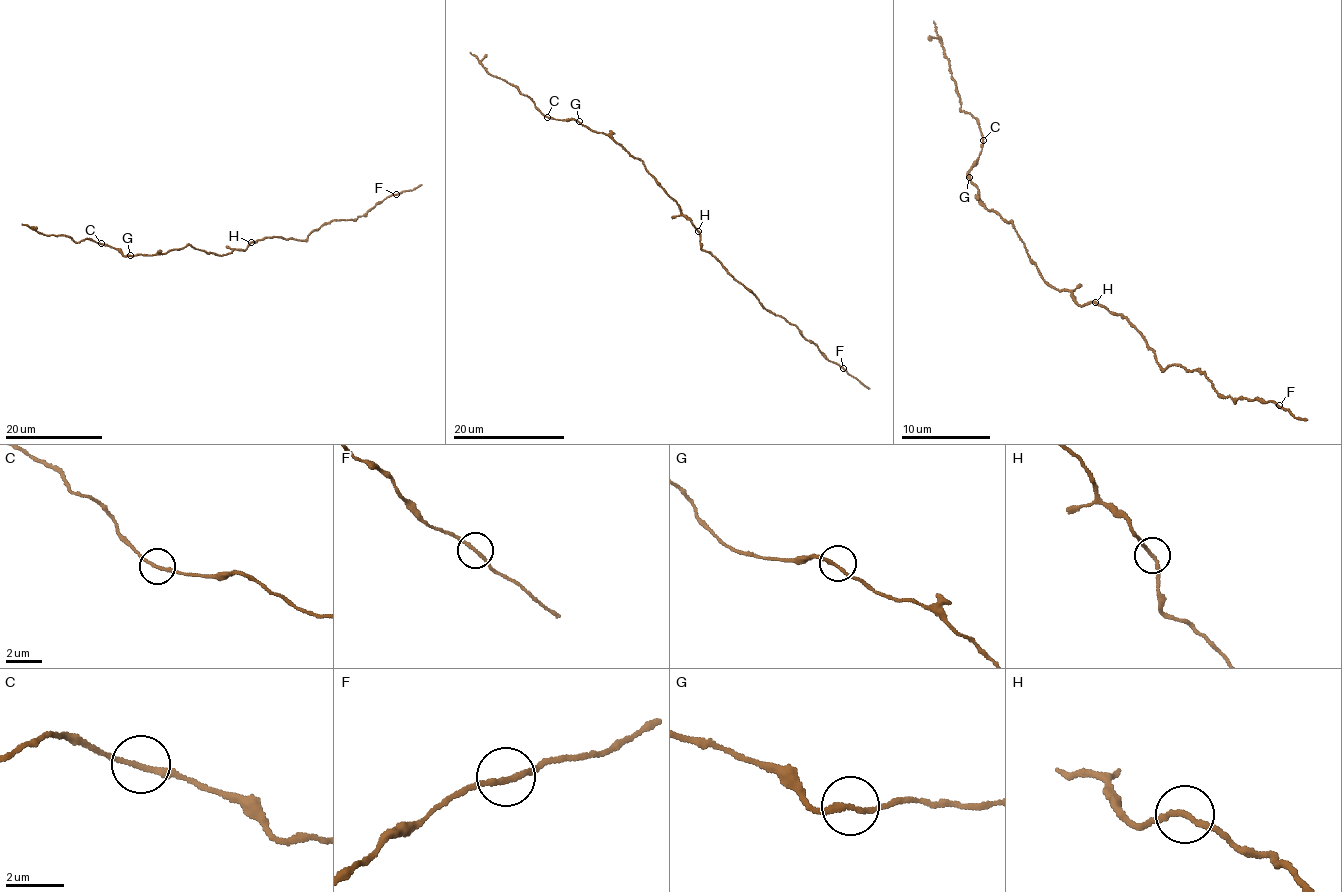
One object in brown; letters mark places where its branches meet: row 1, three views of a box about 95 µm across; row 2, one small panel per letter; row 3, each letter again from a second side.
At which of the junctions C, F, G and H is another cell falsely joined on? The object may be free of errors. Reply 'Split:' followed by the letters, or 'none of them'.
Split: C

